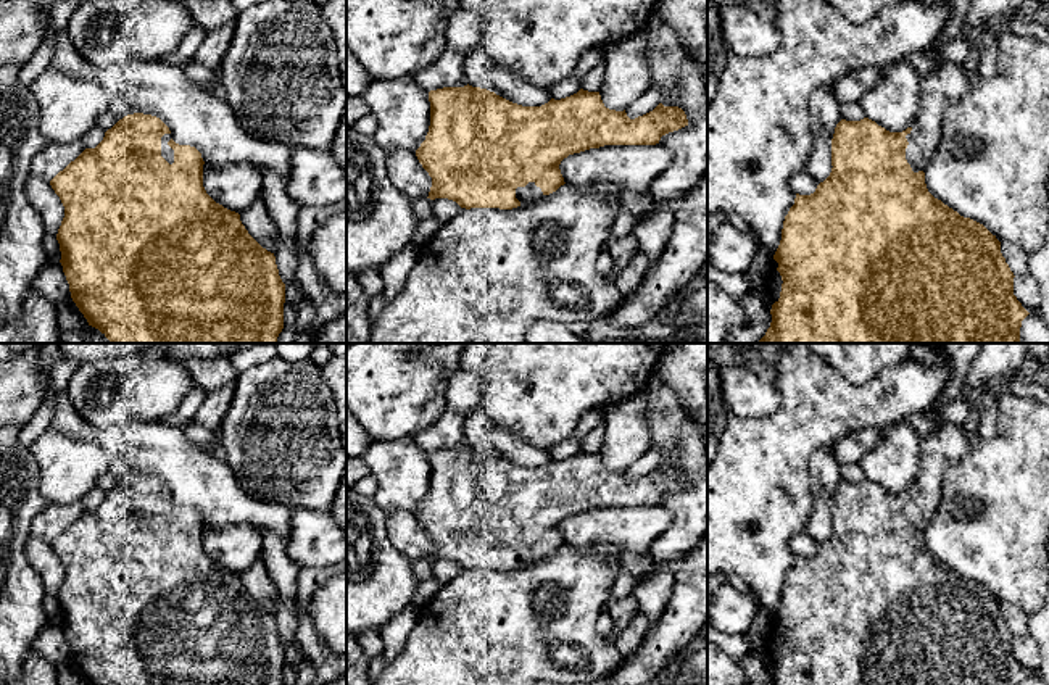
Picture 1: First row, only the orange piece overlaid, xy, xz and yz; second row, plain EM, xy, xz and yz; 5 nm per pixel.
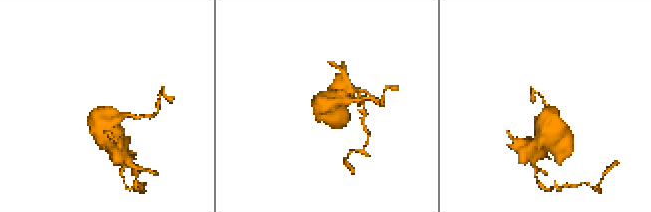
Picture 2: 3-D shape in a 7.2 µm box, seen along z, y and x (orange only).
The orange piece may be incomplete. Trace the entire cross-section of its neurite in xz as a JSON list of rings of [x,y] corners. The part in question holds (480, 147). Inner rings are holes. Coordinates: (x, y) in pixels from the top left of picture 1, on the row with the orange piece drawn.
[[[467,84],[430,90],[429,102],[429,132],[416,150],[432,177],[427,198],[448,198],[466,210],[525,206],[566,184],[559,164],[569,155],[604,145],[656,145],[662,135],[688,126],[678,106],[659,103],[653,111],[630,119],[625,110],[606,108],[599,92],[583,89],[541,106],[522,106]]]

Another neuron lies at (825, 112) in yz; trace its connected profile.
[[[831,85],[819,89],[809,98],[809,114],[814,124],[814,148],[804,172],[820,184],[831,172],[831,139],[836,124],[843,119],[841,105],[831,90]]]

